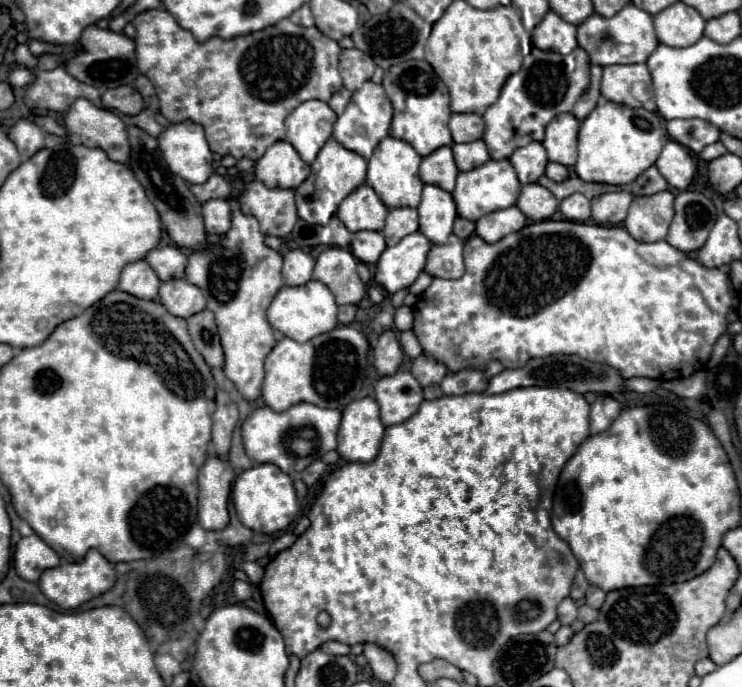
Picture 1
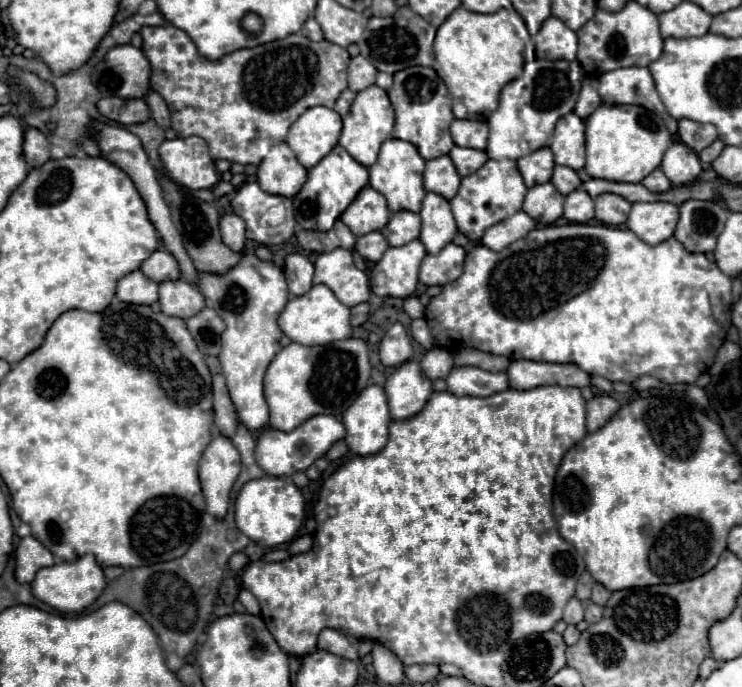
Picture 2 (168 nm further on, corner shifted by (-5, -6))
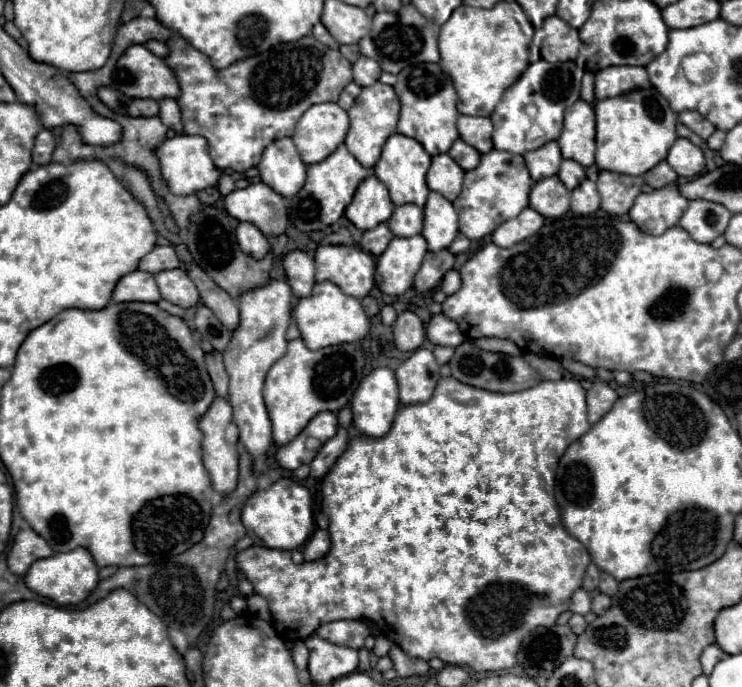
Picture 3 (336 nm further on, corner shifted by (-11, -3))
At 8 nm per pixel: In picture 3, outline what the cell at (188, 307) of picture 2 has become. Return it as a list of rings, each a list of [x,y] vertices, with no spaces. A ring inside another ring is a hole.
[[[183,269],[161,271],[159,275],[155,275],[155,281],[165,301],[179,305],[183,309],[195,307],[199,303],[199,291]]]

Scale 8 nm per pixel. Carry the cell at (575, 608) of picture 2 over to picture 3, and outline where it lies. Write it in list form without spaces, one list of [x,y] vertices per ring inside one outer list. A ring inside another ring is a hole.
[[[579,589],[575,591],[575,595],[571,597],[571,607],[569,607],[571,613],[579,613],[579,615],[585,615],[591,611],[591,595],[585,591],[585,589]]]

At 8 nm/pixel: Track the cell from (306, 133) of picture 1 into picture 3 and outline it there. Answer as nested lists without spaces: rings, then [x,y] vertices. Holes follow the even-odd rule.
[[[337,103],[311,105],[295,127],[293,143],[299,147],[303,163],[313,165],[323,161],[339,143],[343,143],[347,129],[347,111]]]

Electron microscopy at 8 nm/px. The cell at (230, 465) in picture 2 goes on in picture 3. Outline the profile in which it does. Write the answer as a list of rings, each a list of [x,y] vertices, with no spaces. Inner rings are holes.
[[[215,397],[215,403],[211,403],[207,415],[199,421],[199,429],[203,431],[203,465],[211,477],[211,485],[217,493],[229,495],[235,491],[239,481],[239,429],[235,427],[231,405],[223,397]]]

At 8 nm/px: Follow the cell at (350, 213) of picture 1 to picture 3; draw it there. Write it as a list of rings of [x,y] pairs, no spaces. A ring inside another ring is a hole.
[[[369,175],[355,193],[355,199],[345,211],[345,217],[361,231],[367,231],[371,227],[377,227],[379,223],[389,221],[393,213],[393,203],[389,199],[389,191],[375,179],[375,175]]]

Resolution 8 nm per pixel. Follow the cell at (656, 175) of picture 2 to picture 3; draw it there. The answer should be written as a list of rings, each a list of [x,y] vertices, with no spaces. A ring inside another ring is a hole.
[[[661,161],[661,163],[655,165],[651,171],[647,171],[647,173],[643,175],[643,179],[645,179],[651,187],[661,189],[661,187],[667,187],[667,185],[675,183],[679,177],[675,175],[675,171],[669,167],[667,161]]]

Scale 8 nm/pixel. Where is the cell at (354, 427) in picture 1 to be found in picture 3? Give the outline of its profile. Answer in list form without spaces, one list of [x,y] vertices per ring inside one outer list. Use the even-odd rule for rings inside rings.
[[[377,367],[359,383],[353,395],[353,425],[365,437],[383,437],[391,429],[397,409],[399,393],[395,373],[387,367]]]

